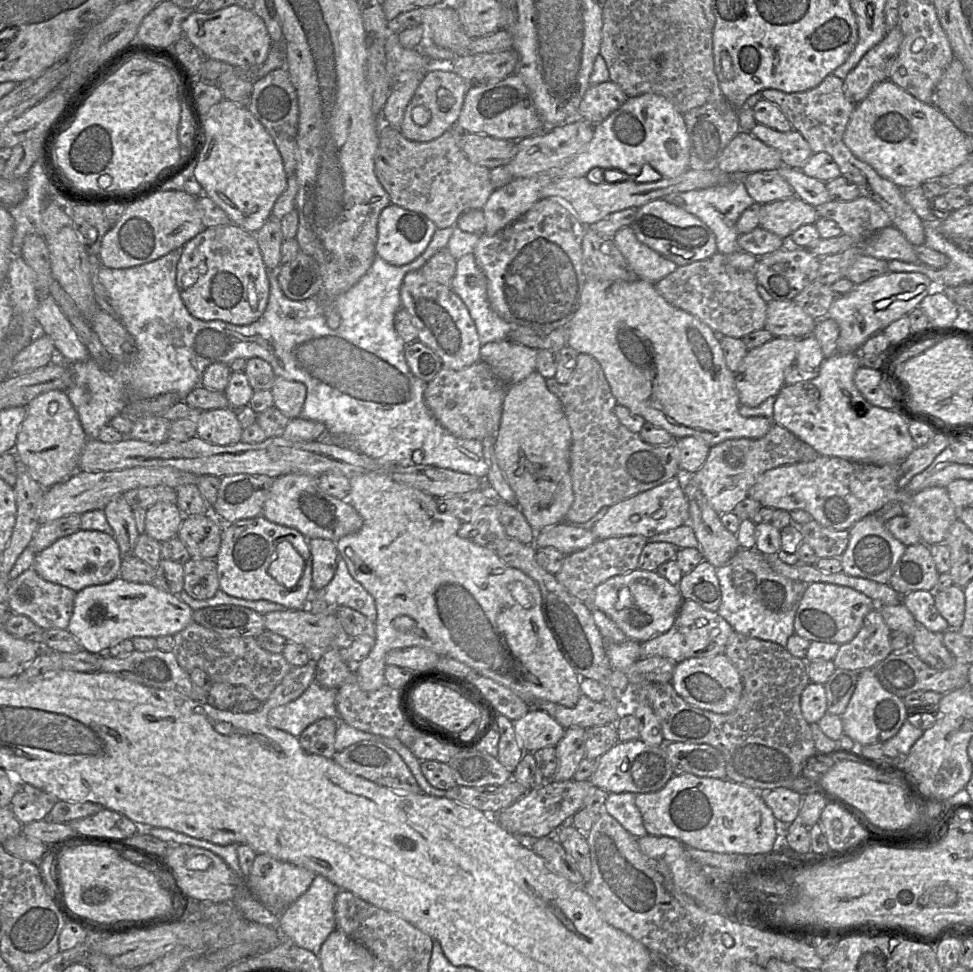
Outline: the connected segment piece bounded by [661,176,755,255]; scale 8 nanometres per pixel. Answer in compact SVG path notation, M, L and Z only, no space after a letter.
M730 176L724 183L705 189L675 192L661 199L674 204L703 221L714 233L717 253L730 255L739 251L737 221L748 207L755 203L747 192L743 176Z

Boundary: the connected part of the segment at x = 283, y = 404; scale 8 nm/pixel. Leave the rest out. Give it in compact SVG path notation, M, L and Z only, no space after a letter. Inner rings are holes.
M275 376L270 391L274 407L290 420L299 417L306 396L304 384L290 382L282 377Z

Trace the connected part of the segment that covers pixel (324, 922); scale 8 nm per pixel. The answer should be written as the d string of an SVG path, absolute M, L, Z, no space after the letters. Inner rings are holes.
M316 875L308 890L286 908L277 919L277 927L283 937L296 946L319 956L327 937L336 930L334 901L342 890L322 875Z

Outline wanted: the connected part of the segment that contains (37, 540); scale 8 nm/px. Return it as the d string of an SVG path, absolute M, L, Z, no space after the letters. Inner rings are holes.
M81 515L63 516L39 525L31 539L29 547L35 554L41 552L59 538L71 535L80 529Z

